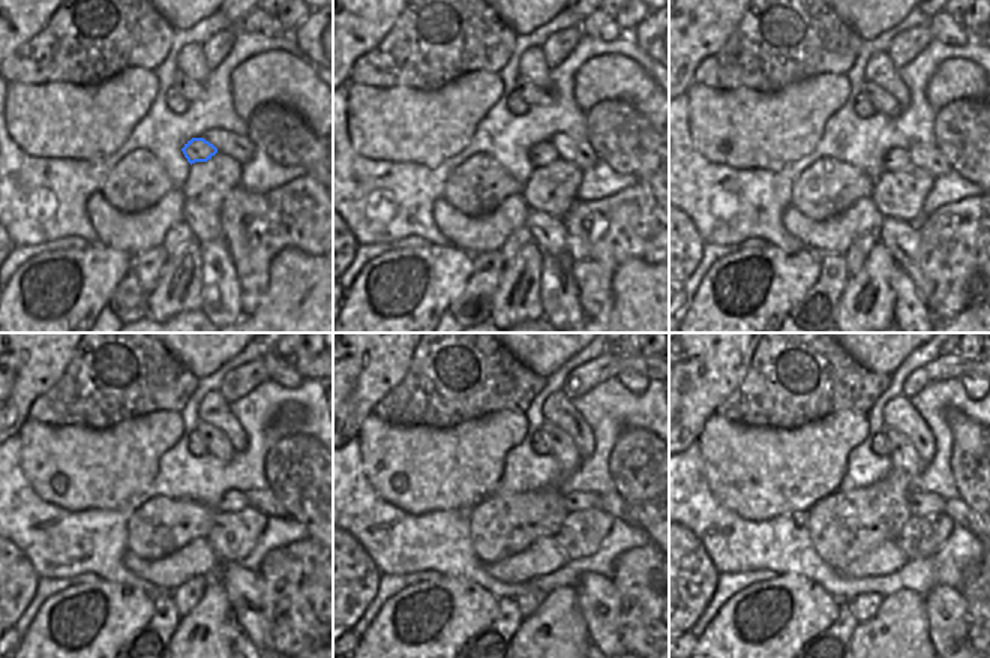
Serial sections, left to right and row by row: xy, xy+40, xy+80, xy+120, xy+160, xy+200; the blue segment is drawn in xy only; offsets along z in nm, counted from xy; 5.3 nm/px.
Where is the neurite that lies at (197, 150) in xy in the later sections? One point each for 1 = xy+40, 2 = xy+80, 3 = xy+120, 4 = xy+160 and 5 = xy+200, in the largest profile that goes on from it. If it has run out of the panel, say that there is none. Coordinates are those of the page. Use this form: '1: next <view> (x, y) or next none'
1: next xy+40 (543, 153)
2: next xy+80 (896, 159)
3: next xy+120 (233, 501)
4: next xy+160 (575, 501)
5: next xy+200 (920, 502)

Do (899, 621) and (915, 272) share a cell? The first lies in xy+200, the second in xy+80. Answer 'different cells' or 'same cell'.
different cells

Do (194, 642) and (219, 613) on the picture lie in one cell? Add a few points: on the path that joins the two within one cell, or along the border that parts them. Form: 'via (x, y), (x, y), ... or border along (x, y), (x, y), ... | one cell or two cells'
via (203, 642), (210, 633), (212, 622) | one cell

